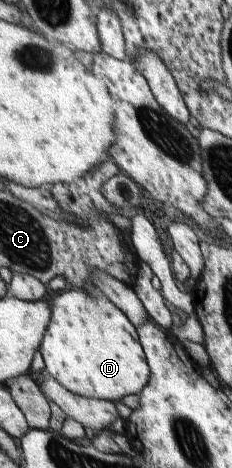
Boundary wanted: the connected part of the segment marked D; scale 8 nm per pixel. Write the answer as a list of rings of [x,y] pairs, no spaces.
[[[73,289],[72,291],[59,291],[56,293],[57,296],[52,299],[48,298],[53,305],[53,312],[51,312],[51,321],[49,328],[47,328],[46,335],[43,338],[42,344],[40,345],[39,351],[45,362],[45,374],[53,379],[56,379],[62,386],[65,386],[71,393],[78,396],[83,396],[84,398],[91,398],[94,400],[103,401],[120,401],[125,395],[138,394],[143,388],[149,384],[151,370],[149,366],[149,361],[146,359],[145,350],[142,348],[141,338],[139,337],[137,327],[133,322],[114,304],[114,302],[109,301],[106,296],[89,294],[85,290]]]

